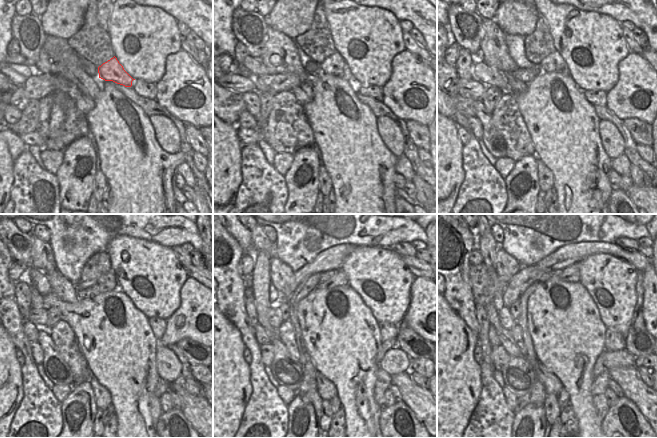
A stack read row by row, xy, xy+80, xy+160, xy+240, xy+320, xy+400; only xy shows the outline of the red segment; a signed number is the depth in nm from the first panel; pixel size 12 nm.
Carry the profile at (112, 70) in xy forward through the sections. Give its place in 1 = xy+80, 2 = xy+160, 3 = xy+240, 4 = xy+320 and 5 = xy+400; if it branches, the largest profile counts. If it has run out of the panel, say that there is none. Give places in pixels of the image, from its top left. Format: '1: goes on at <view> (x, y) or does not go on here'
1: goes on at xy+80 (335, 65)
2: goes on at xy+160 (554, 62)
3: goes on at xy+240 (107, 282)
4: goes on at xy+320 (325, 276)
5: goes on at xy+400 (547, 275)

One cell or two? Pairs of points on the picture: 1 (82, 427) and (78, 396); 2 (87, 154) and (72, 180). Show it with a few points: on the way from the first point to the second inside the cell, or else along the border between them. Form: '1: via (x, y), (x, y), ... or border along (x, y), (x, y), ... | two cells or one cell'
1: via (85, 419), (86, 410), (82, 404) | one cell
2: via (78, 155), (75, 158), (74, 171) | one cell

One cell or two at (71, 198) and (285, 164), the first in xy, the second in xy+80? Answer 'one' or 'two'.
two

